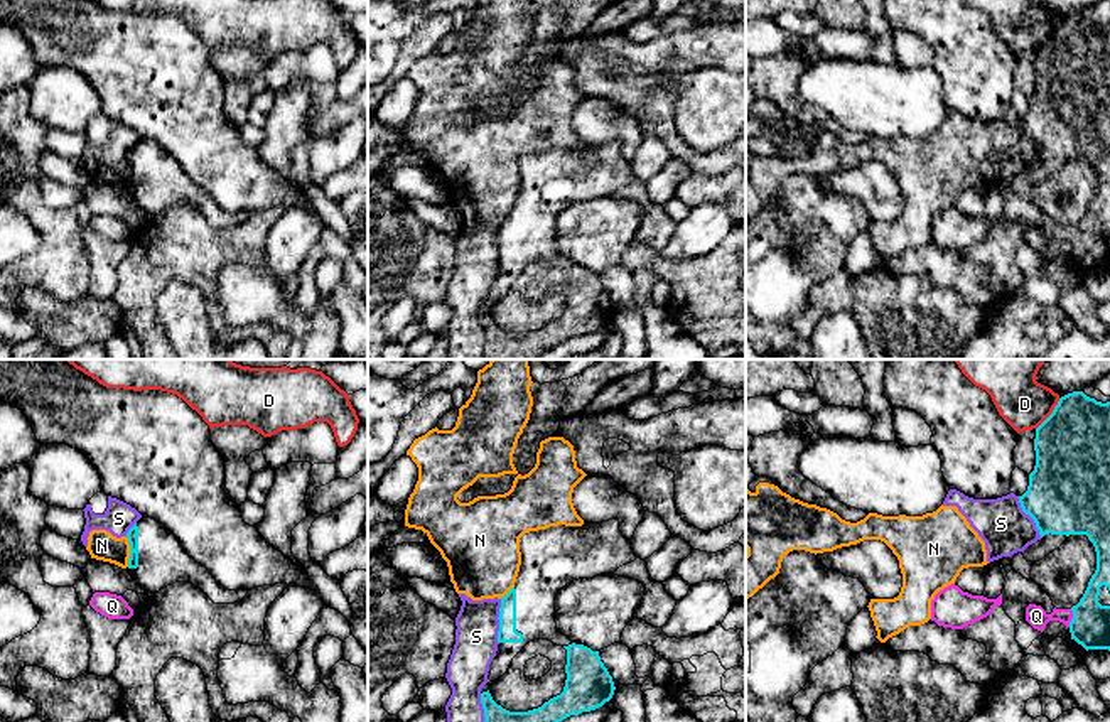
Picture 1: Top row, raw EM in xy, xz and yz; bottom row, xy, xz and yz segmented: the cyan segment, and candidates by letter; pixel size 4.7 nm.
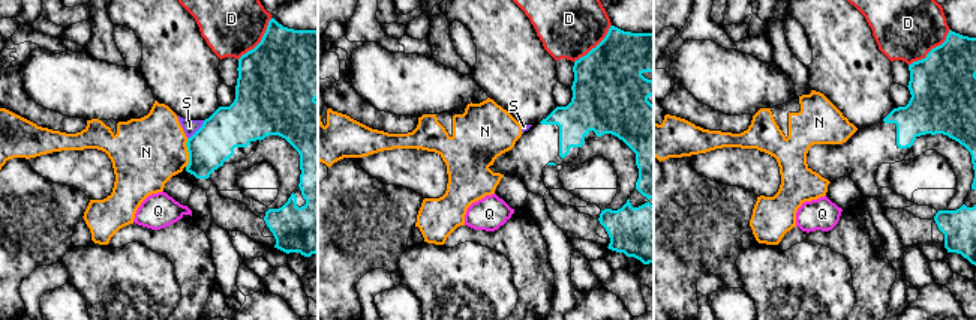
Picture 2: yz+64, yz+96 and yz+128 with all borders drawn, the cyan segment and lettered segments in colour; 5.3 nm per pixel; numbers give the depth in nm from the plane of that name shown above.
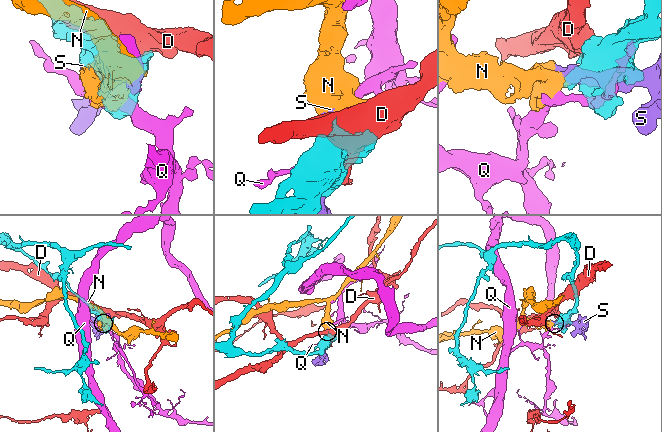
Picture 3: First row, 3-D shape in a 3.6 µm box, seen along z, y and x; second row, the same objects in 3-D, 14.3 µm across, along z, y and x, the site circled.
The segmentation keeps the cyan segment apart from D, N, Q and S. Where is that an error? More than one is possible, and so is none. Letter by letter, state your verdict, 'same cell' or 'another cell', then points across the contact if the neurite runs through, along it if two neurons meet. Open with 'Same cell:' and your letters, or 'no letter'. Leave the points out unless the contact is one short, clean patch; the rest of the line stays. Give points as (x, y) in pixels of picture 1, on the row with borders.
Same cell: no letter
D: another cell
N: another cell; border along xy (125, 537), (130, 547), (129, 565)
Q: another cell; border along yz (1072, 609), (1068, 626)
S: another cell

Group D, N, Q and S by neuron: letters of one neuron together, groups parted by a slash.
D / N S / Q

